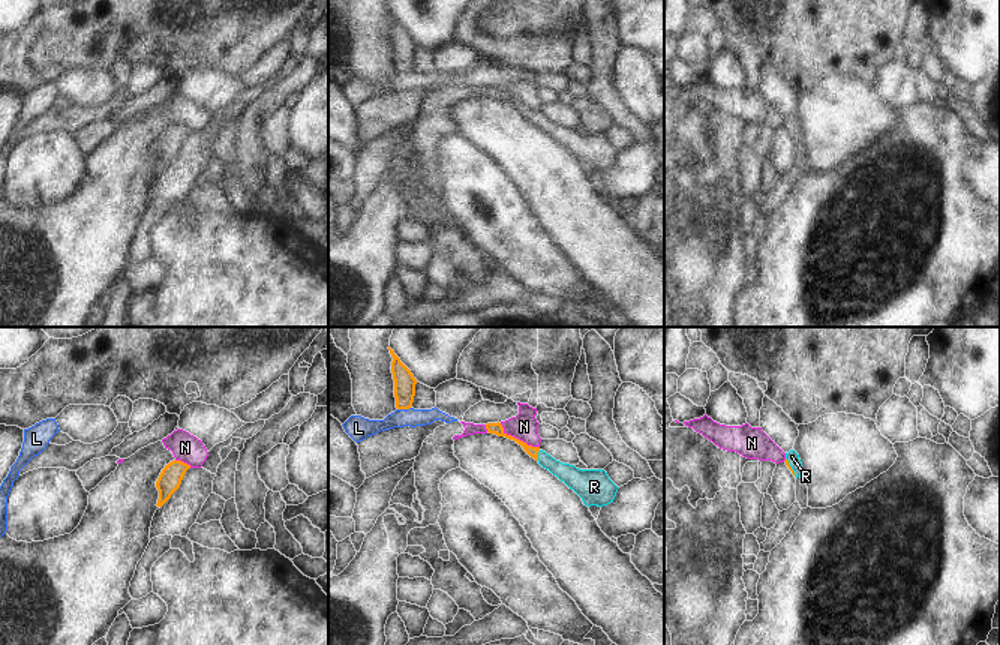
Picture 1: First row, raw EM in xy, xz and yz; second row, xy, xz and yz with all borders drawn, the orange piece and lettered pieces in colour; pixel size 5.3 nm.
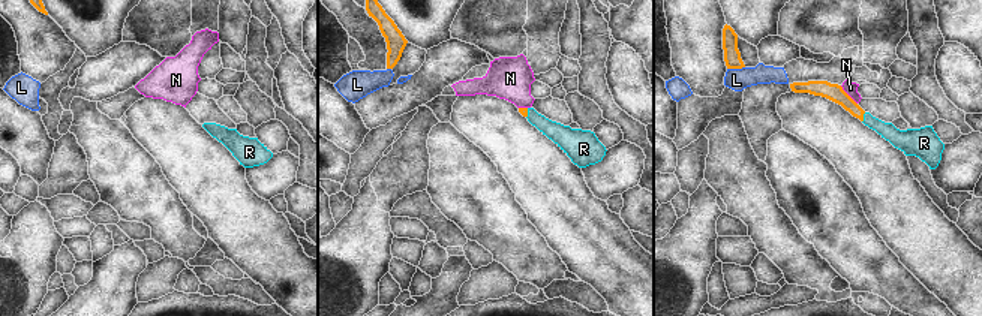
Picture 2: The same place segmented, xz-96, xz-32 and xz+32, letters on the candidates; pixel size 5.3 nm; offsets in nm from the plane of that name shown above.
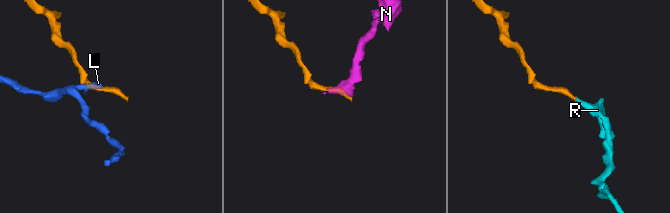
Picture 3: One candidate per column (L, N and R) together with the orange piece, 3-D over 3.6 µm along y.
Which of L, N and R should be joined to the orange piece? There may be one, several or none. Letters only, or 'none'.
R

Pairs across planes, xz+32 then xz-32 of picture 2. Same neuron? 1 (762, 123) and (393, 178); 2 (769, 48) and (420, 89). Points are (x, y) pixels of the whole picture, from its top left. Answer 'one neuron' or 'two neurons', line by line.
1: one neuron
2: one neuron

